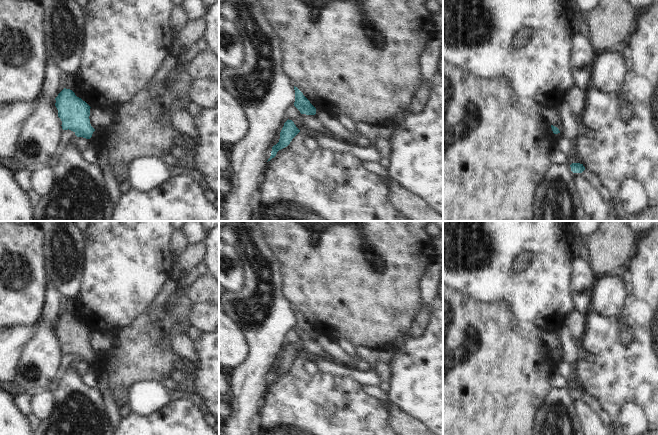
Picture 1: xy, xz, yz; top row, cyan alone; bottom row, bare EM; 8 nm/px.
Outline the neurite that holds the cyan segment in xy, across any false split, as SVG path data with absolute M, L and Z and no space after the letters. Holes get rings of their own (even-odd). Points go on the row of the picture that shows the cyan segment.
M64 88L55 98L58 117L63 130L71 130L77 137L90 139L95 129L90 124L90 106L75 93Z

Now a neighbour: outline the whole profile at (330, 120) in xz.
M316 109L315 116L327 127L330 137L344 143L354 144L360 136L370 136L371 129L367 125L359 125L357 123L355 131L348 132L338 123L338 112L331 113L321 109Z

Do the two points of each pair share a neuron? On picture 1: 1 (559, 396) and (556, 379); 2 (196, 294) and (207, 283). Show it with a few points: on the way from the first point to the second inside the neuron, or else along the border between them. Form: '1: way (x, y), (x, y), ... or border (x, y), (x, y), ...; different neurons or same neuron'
1: way (559, 392), (559, 383); same neuron
2: way (199, 291), (204, 286); same neuron

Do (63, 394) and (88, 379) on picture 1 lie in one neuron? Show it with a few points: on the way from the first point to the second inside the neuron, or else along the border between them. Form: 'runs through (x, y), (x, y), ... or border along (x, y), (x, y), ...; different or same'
runs through (69, 391), (71, 389), (78, 389), (82, 385); same

